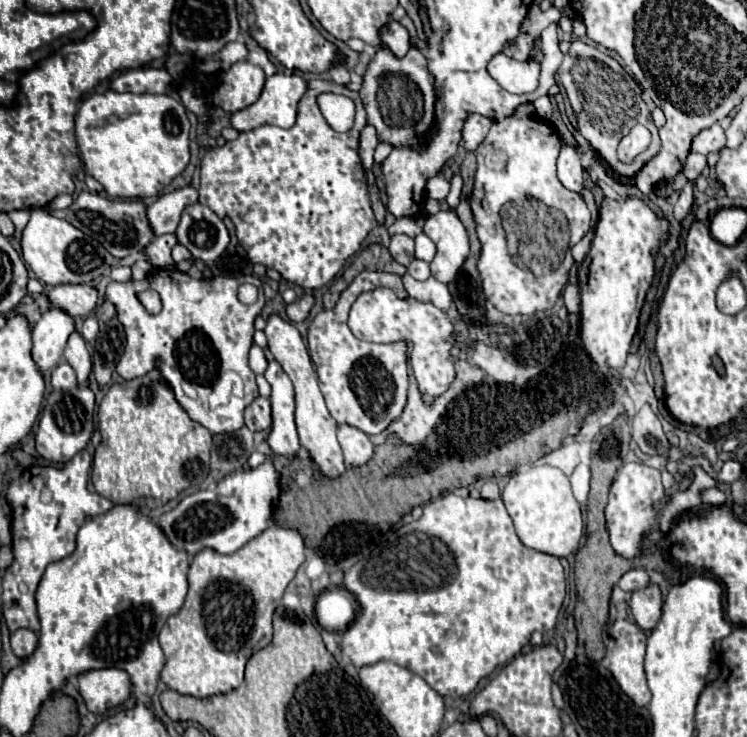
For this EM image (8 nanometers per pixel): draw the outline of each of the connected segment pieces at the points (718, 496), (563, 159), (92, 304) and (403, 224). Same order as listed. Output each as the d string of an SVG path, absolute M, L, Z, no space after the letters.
M708 488L708 490L702 490L700 492L702 496L702 502L708 502L708 504L722 504L728 500L728 496L724 492L720 492L718 488Z
M566 146L558 156L558 180L572 192L582 190L584 168L580 164L580 156L570 146Z
M60 284L48 292L48 298L54 306L66 310L74 318L80 318L94 312L100 294L88 284Z
M416 216L416 218L398 218L390 228L388 228L388 234L394 236L398 232L404 232L408 236L418 236L422 232L422 226L424 226L424 218Z

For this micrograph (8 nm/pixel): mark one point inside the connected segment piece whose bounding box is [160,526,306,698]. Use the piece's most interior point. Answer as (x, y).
(227, 616)

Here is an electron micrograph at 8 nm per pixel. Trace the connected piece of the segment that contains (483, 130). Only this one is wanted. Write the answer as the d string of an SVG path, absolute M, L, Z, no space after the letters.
M470 114L466 118L466 124L464 124L464 132L462 132L462 142L464 142L464 148L466 150L476 150L478 144L484 140L484 136L488 134L492 126L492 120L486 118L486 116L480 116L480 114Z

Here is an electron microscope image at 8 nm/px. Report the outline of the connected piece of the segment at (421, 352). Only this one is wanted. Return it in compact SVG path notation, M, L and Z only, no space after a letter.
M378 288L374 292L364 294L354 302L350 312L350 330L356 338L368 342L396 342L406 340L410 342L410 366L424 392L424 398L430 402L438 394L442 394L448 384L454 380L454 366L450 362L450 338L454 328L446 316L446 312L438 310L432 304L408 298L398 300L396 294L388 288Z

